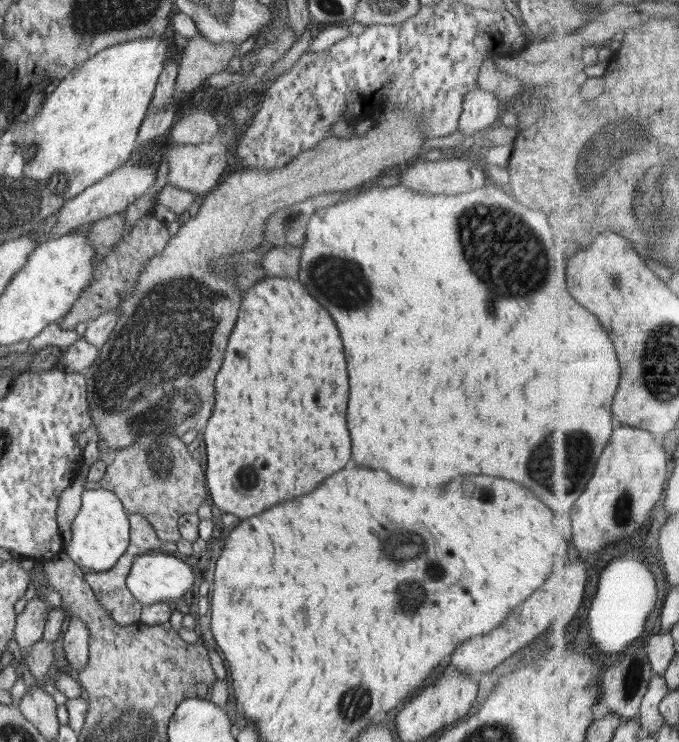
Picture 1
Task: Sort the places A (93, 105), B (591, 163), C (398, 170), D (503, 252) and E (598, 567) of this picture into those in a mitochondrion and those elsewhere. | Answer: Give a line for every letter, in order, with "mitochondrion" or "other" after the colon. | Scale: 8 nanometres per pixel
A: other
B: mitochondrion
C: other
D: mitochondrion
E: other

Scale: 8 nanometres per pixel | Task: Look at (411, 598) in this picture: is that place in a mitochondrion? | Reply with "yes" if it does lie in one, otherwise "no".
yes

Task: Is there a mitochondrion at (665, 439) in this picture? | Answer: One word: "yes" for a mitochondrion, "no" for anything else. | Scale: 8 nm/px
no

